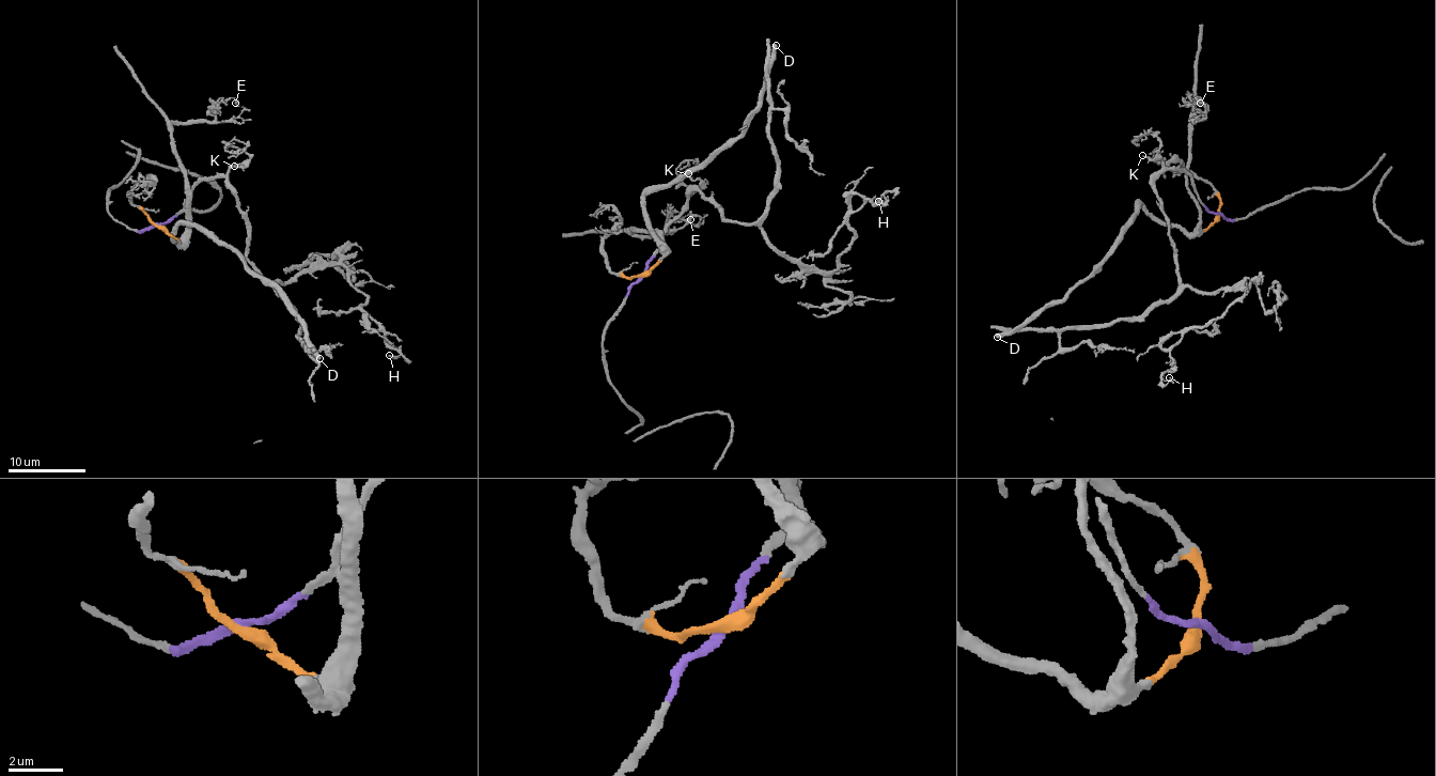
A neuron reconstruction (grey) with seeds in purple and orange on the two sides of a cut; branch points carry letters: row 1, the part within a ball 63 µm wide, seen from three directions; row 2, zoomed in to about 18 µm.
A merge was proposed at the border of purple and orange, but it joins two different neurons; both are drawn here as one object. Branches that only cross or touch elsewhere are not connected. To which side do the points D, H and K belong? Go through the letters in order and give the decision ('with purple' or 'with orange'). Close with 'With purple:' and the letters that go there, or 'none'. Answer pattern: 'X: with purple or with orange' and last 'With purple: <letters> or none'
D: with orange
H: with purple
K: with purple
With purple: H, K

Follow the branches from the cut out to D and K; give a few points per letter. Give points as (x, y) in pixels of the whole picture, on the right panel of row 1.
D: (1219, 215), (1200, 233), (1186, 233), (1159, 222), (1142, 204), (1089, 277), (997, 338)
K: (1219, 213), (1212, 213), (1198, 199), (1195, 184), (1185, 171), (1170, 170), (1161, 159), (1152, 160), (1142, 155)

